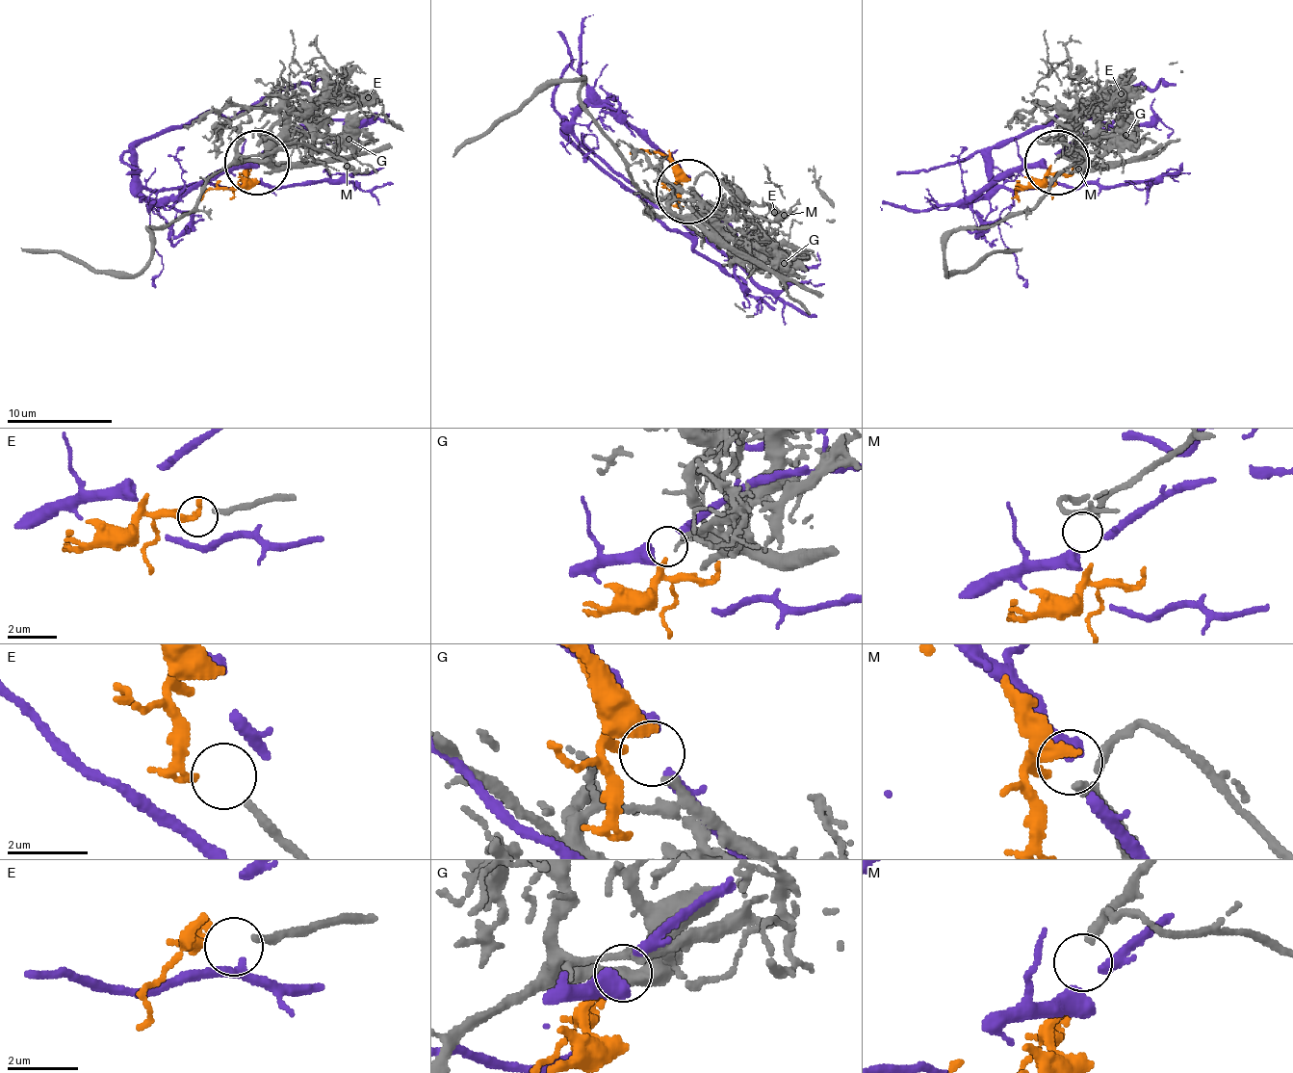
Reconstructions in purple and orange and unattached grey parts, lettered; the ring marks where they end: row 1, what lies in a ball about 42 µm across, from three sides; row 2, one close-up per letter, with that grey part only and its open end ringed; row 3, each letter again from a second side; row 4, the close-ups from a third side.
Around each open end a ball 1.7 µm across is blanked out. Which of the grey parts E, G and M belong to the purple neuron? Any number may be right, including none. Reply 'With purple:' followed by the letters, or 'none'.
With purple: M

